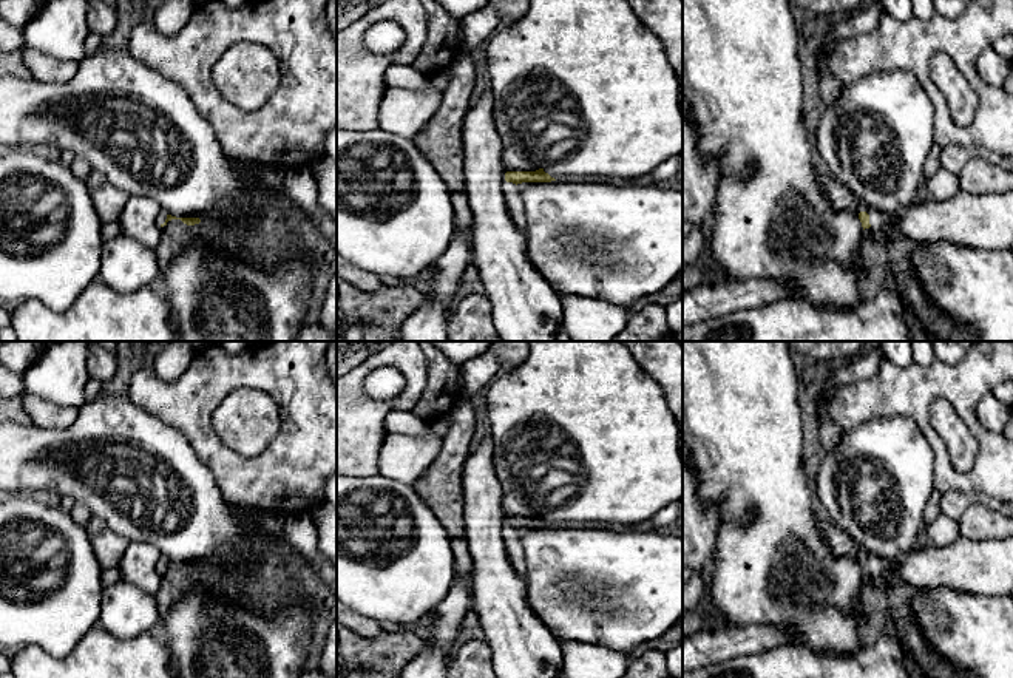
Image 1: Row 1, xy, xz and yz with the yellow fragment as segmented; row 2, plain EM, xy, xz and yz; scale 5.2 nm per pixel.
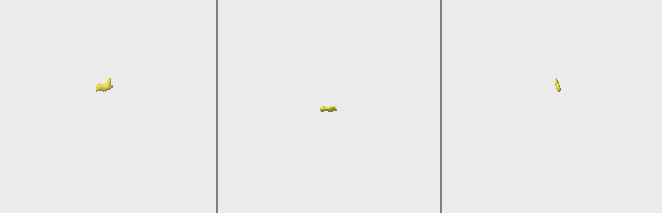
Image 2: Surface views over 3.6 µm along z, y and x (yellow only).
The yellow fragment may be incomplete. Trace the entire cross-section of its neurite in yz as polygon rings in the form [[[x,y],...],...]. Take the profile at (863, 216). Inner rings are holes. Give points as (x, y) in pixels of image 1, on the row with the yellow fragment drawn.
[[[866,212],[859,213],[859,219],[862,222],[863,230],[874,227],[874,229],[886,229],[893,224],[894,221],[894,213],[879,213],[879,212],[871,212],[869,215]]]

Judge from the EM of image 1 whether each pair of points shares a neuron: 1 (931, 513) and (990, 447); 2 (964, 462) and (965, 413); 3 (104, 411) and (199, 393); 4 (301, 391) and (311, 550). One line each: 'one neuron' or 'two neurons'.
1: two neurons
2: two neurons
3: two neurons
4: two neurons

